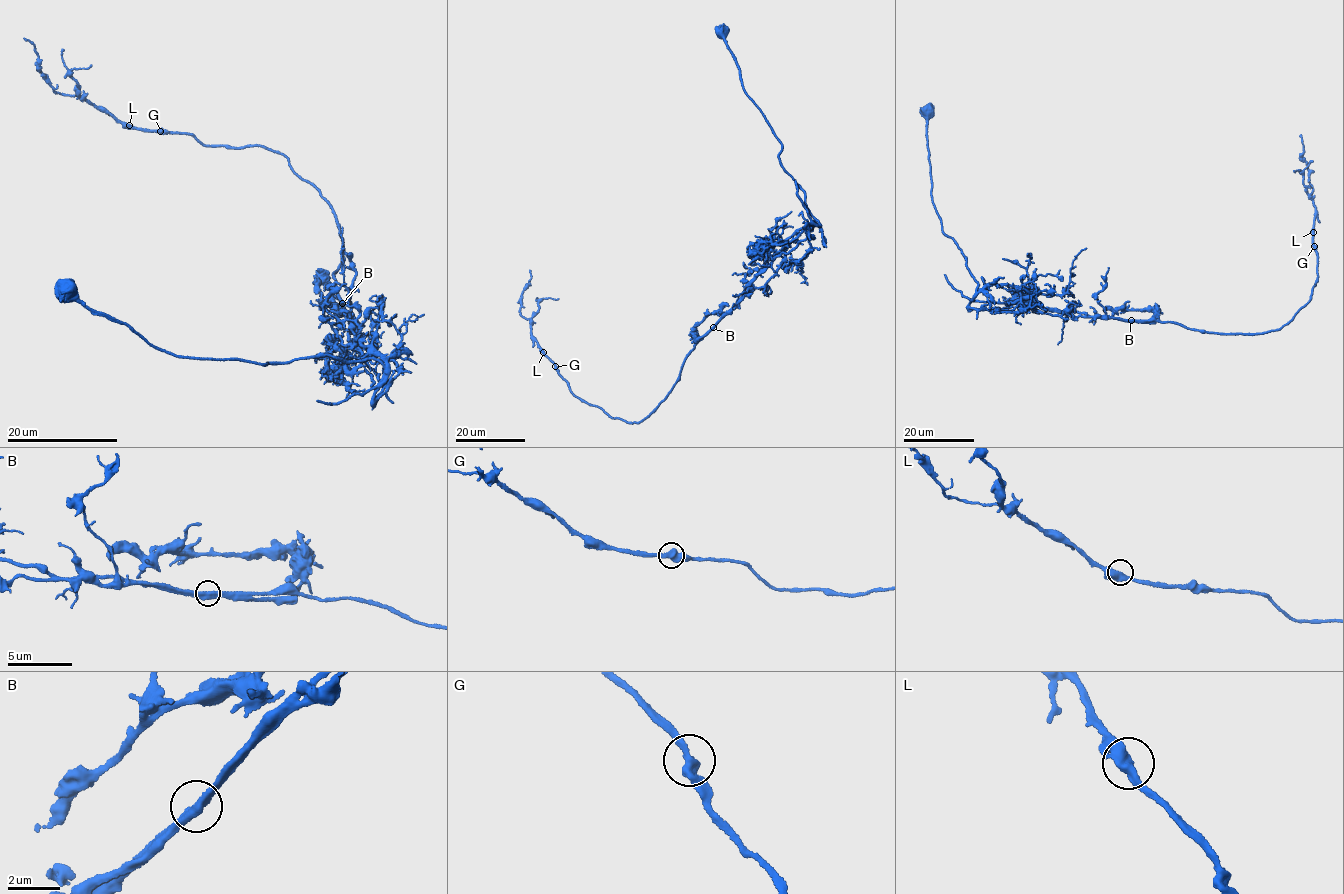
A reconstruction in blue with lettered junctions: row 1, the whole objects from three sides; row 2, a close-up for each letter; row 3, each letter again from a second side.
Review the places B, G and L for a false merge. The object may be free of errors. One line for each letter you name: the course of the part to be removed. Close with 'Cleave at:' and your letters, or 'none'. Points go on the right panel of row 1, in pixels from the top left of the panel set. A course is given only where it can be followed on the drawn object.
B: (1130, 320), (1250, 334), (1279, 329), (1308, 303), (1318, 280), (1313, 242), (1317, 215), (1300, 134)
Cleave at: B

